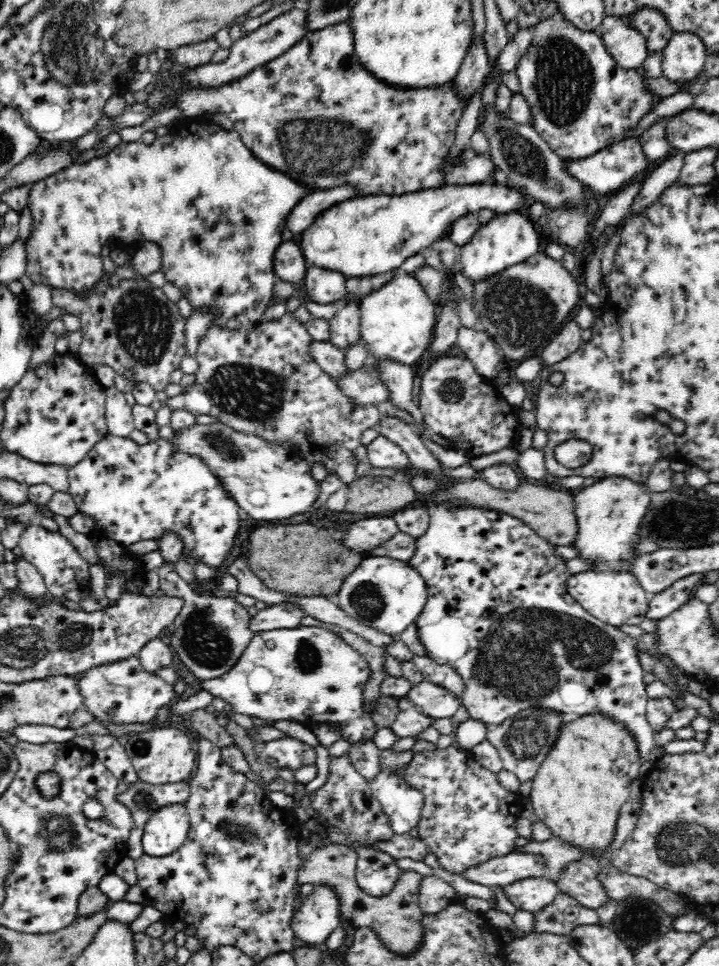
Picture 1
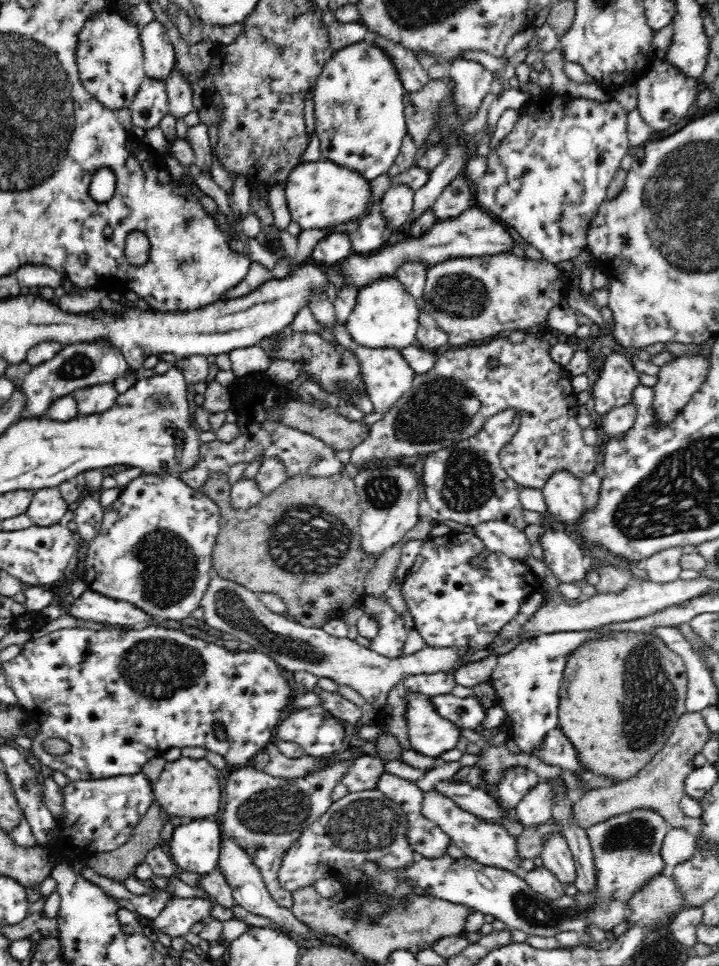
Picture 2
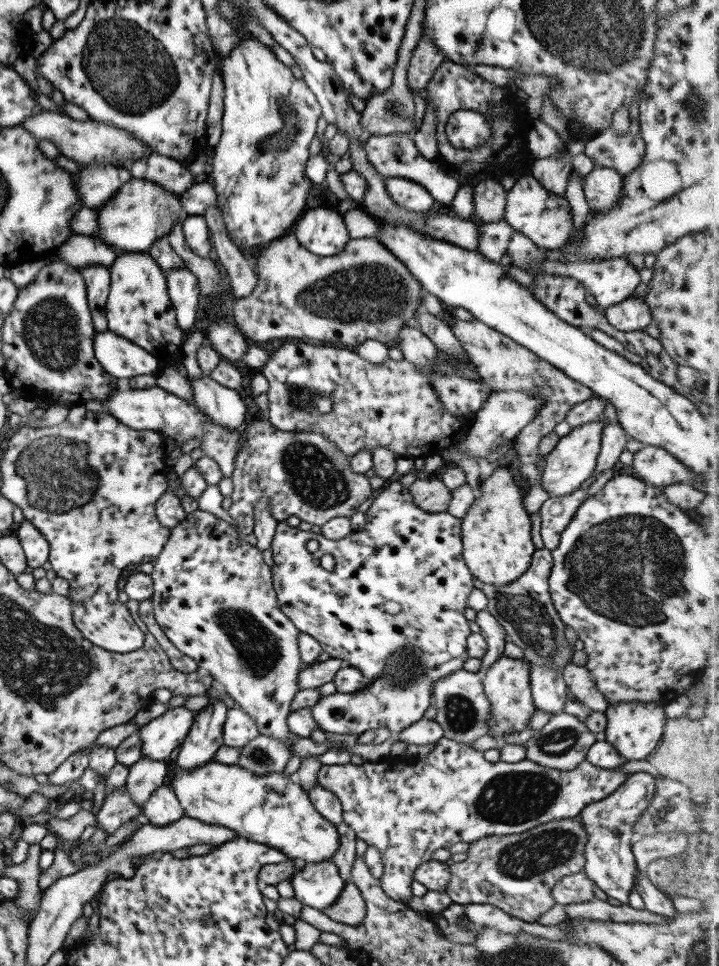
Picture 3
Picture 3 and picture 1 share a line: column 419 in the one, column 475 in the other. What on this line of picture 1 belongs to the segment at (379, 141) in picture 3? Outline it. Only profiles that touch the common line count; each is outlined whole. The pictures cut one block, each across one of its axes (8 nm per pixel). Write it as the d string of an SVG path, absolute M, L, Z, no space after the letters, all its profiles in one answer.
M469 148L464 154L461 163L451 168L446 158L445 176L447 185L480 185L486 183L490 178L490 172L494 169L494 164L490 153L476 154Z

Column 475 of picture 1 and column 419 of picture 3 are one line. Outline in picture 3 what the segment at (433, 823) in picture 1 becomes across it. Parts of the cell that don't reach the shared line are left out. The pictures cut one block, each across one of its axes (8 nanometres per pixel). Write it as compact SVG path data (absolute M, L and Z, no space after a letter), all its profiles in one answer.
M445 737L437 740L433 745L433 749L423 757L423 760L417 760L417 762L413 762L409 766L399 768L399 770L383 770L379 764L369 762L362 762L359 766L347 762L347 764L321 765L321 768L317 771L317 781L321 785L321 788L325 788L325 790L331 792L339 800L342 810L342 821L355 833L356 838L361 838L368 846L379 849L381 861L383 861L383 872L378 878L381 890L389 898L406 903L413 898L410 889L410 884L413 882L413 870L419 864L427 862L434 850L439 848L448 849L455 842L467 842L469 844L487 836L506 836L513 833L525 832L538 824L548 823L552 820L561 820L567 817L573 819L579 815L579 812L587 804L597 803L599 800L605 799L619 785L623 784L623 781L627 777L629 777L629 773L623 773L621 770L616 769L599 768L589 764L586 760L581 761L579 765L572 769L552 769L550 766L544 767L527 759L513 764L501 761L491 763L483 759L483 752L475 750L469 744L458 743Z

